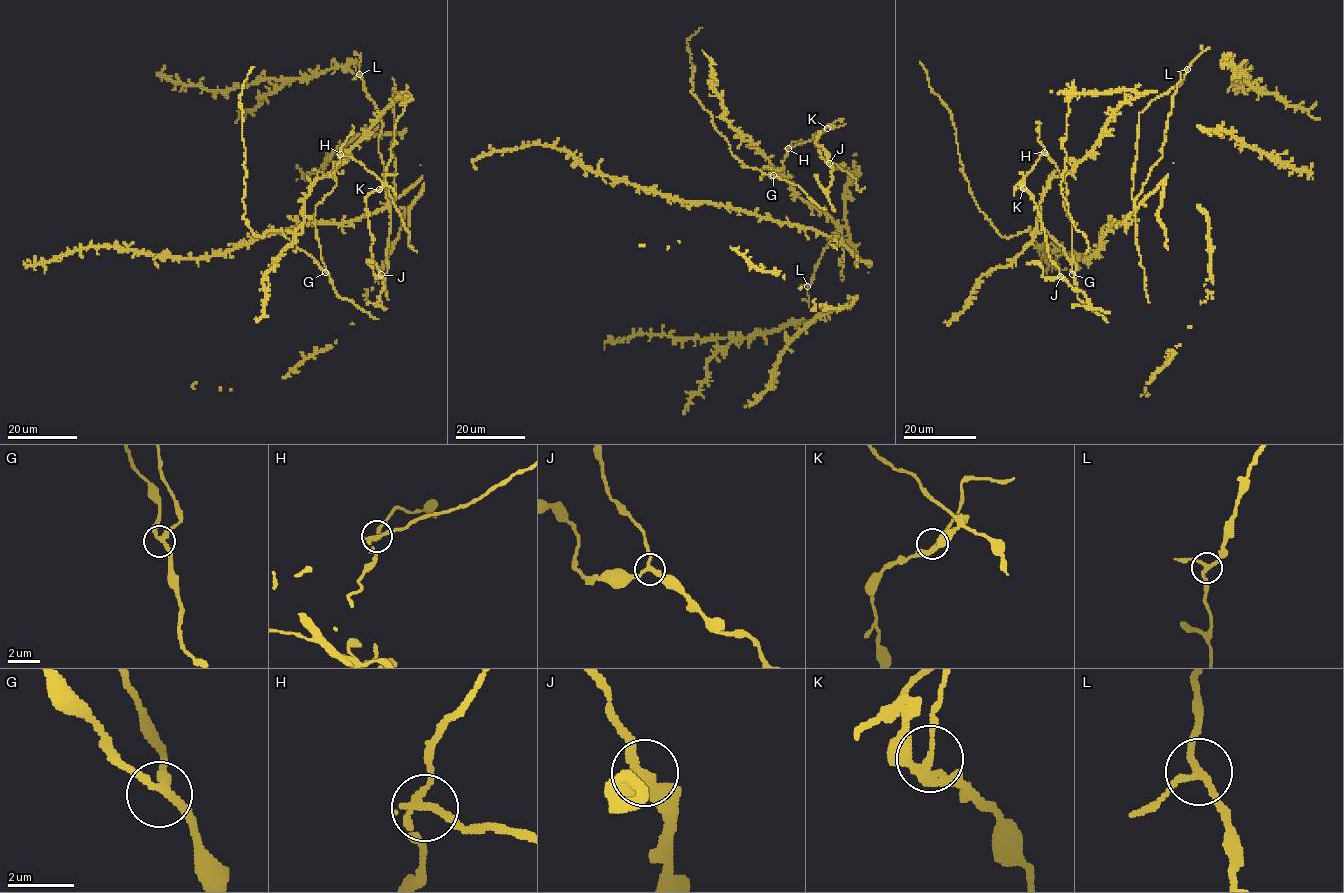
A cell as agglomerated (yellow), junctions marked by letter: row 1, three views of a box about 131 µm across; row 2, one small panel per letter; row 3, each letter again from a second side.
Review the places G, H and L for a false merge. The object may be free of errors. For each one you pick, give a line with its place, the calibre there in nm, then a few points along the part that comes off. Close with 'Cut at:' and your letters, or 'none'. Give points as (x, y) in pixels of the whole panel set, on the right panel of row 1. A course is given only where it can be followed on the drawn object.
H: (1044, 152) | 190 nm | (1044, 151), (1020, 182), (1034, 200), (1050, 259), (1060, 275), (1076, 291), (1085, 294), (1089, 308), (1071, 306)
Cut at: H

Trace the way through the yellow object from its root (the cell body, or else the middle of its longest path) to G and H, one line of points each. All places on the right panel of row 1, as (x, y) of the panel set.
G: (1132, 105), (1124, 102), (1117, 109), (1099, 142), (1063, 176), (1077, 268), (1072, 274)
H: (1132, 105), (1124, 102), (1117, 109), (1099, 142), (1066, 175), (1060, 172), (1044, 151)

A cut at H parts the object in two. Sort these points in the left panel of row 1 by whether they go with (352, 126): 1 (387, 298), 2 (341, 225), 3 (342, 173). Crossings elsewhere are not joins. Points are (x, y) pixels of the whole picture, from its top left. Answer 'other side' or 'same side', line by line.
1: same side
2: same side
3: same side

